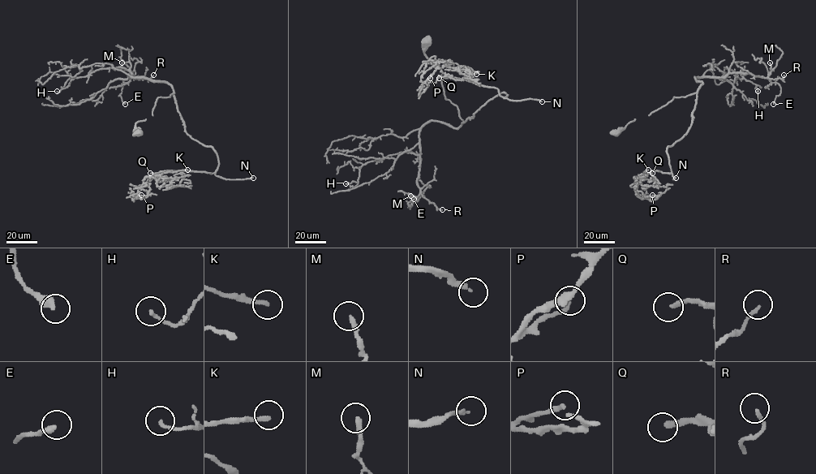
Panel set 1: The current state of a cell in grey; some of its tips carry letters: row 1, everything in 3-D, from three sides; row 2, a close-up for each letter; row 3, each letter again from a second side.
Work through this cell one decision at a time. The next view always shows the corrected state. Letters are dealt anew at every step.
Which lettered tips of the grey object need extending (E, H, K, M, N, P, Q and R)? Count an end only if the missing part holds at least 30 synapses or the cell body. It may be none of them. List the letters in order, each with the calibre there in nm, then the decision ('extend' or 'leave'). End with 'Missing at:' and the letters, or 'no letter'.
E: 340 nm thick; leave
H: 150 nm thick; leave
K: 190 nm thick; leave
M: 240 nm thick; leave
N: 190 nm thick; extend
P: 240 nm thick; leave
Q: 240 nm thick; extend
R: 160 nm thick; leave
Missing at: N, Q

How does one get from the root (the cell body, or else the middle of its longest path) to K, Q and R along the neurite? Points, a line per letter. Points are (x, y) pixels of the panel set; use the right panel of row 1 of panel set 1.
K: (615, 133), (674, 96), (697, 93), (689, 128), (667, 147), (671, 172), (652, 171), (639, 176), (648, 170)
Q: (615, 133), (635, 119), (649, 115), (674, 96), (697, 93), (689, 128), (667, 147), (671, 172), (652, 173)
R: (615, 133), (674, 96), (695, 93), (702, 82), (694, 77), (745, 73), (783, 79), (783, 75)

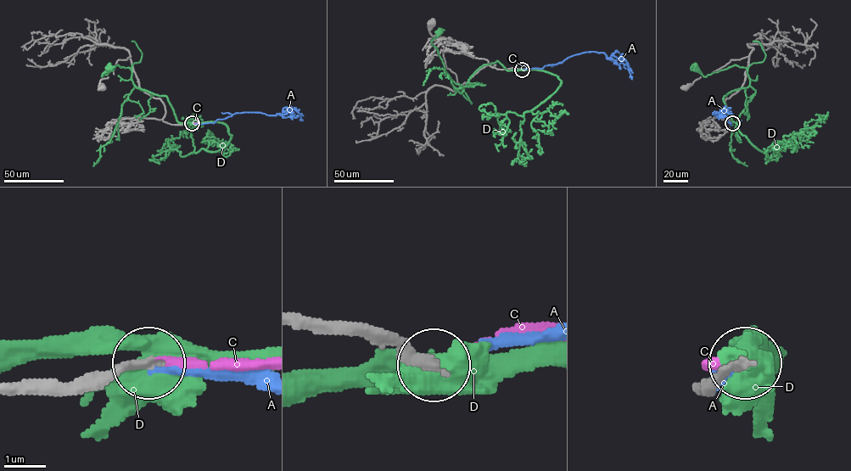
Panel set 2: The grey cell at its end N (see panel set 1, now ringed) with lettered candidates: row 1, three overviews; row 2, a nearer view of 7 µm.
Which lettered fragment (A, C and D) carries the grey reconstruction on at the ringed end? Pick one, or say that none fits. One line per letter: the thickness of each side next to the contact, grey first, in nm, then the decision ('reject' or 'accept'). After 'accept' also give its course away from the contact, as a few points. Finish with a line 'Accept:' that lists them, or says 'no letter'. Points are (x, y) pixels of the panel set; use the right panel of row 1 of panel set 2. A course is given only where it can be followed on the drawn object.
A: 240/240 nm | reject
C: 240/320 nm | accept
D: 240/550 nm | reject
Accept: C

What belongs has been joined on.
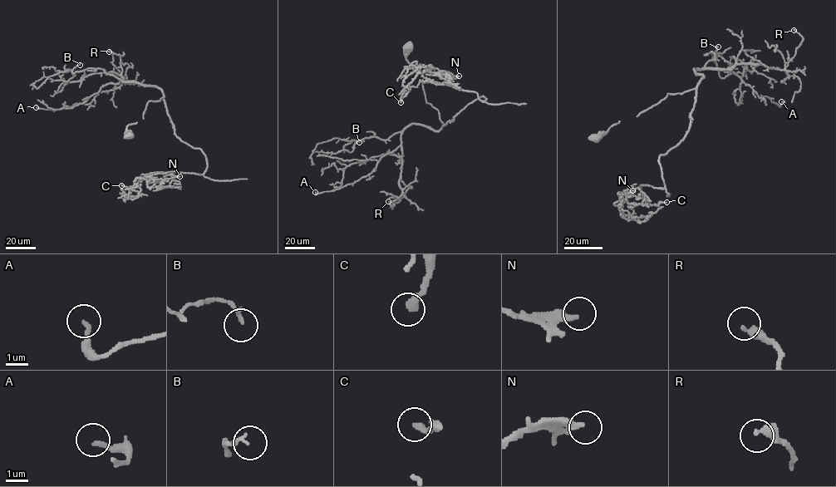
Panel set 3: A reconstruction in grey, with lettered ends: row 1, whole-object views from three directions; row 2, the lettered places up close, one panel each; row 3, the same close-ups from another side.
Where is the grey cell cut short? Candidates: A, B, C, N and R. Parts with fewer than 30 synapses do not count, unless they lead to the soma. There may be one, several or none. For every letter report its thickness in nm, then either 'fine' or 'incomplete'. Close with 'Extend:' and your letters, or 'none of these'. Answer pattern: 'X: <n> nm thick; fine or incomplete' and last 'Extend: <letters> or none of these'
A: 200 nm thick; fine
B: 140 nm thick; fine
C: 300 nm thick; fine
N: 280 nm thick; fine
R: 320 nm thick; fine
Extend: none of these

